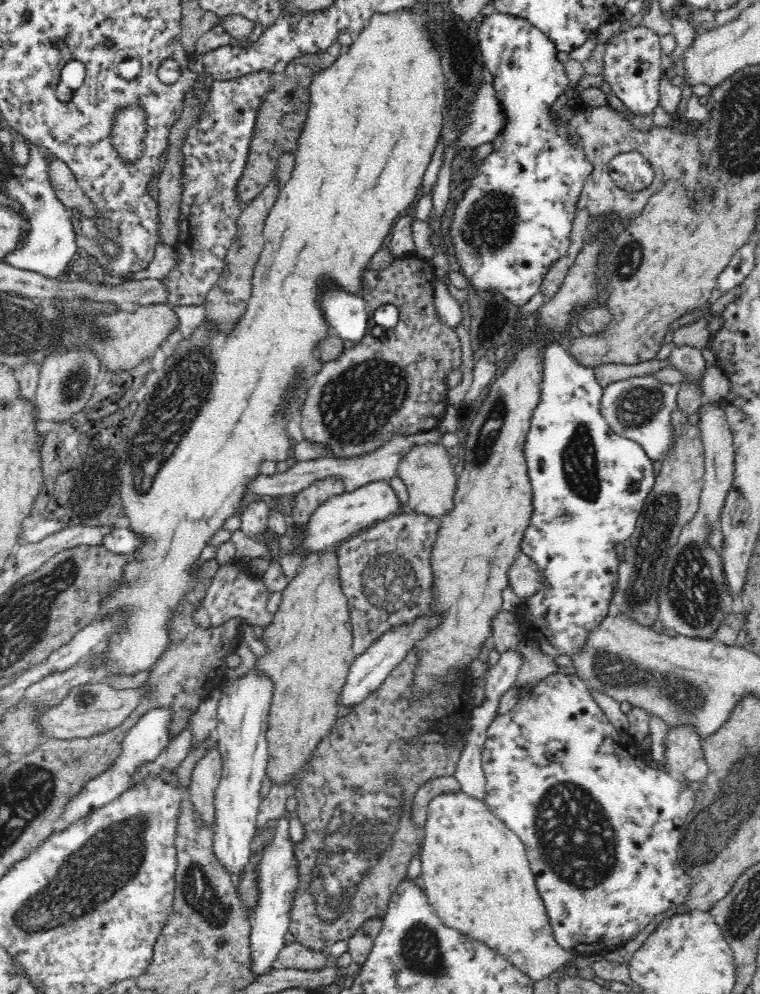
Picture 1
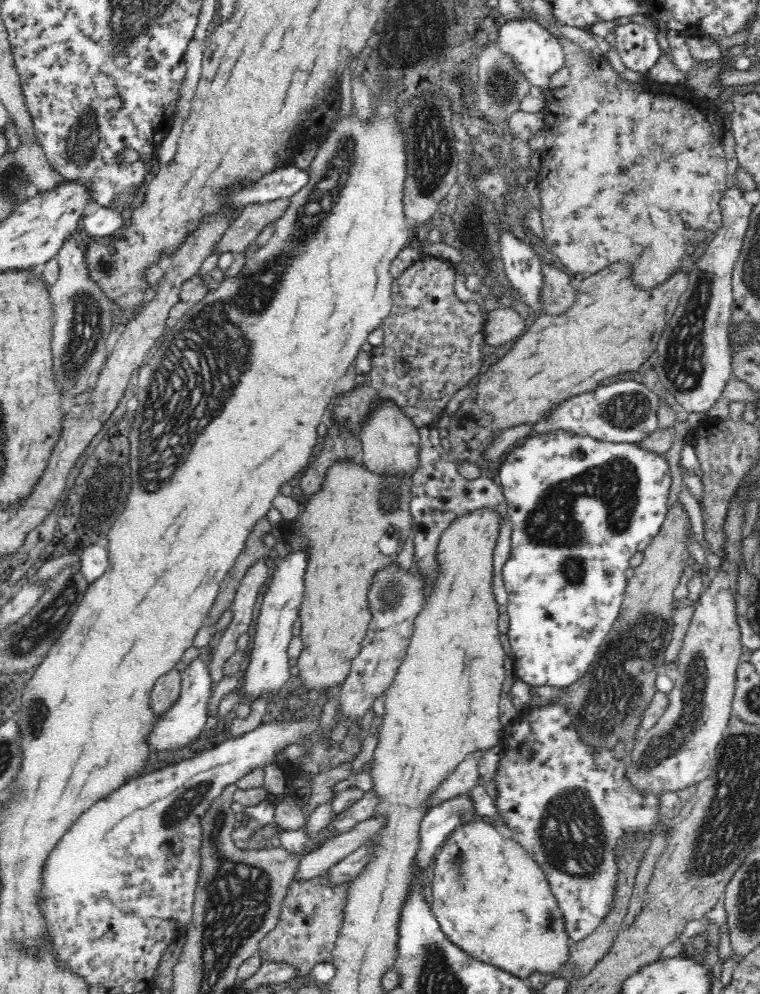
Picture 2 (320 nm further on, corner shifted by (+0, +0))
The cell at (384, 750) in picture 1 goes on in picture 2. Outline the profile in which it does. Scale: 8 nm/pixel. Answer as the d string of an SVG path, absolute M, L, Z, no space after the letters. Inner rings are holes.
M328 870L313 876L312 878L293 878L287 886L287 893L280 907L277 925L267 932L267 935L259 942L258 955L266 959L286 961L296 965L297 976L305 977L312 972L314 966L320 962L333 962L332 952L337 944L340 929L344 918L344 906L350 893L351 881L334 883L328 875Z

